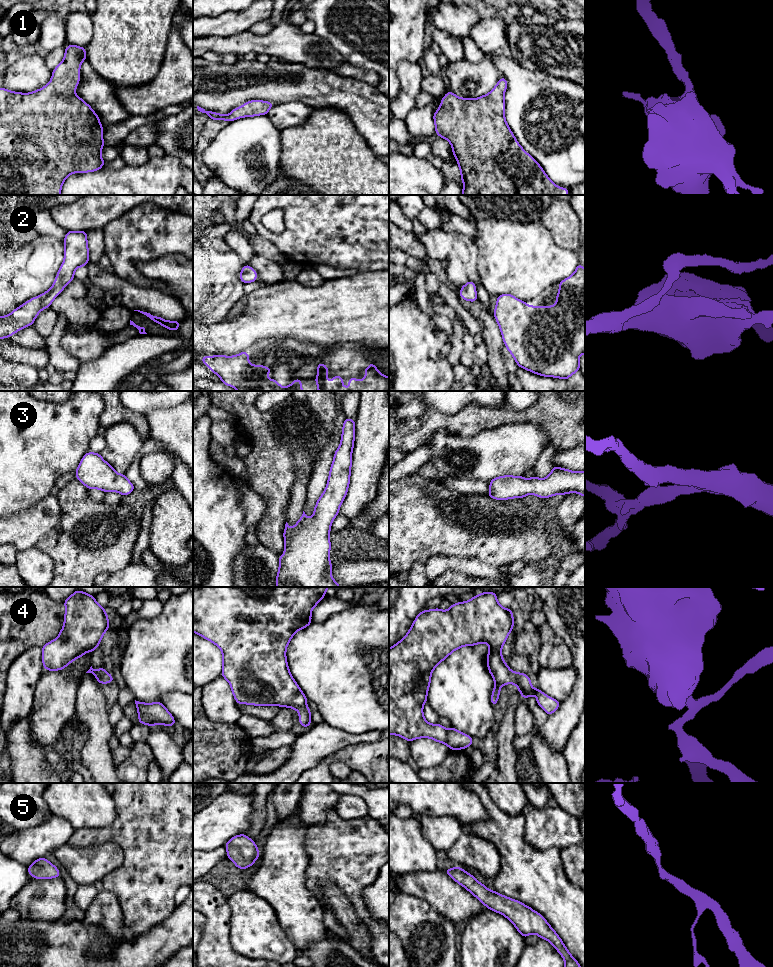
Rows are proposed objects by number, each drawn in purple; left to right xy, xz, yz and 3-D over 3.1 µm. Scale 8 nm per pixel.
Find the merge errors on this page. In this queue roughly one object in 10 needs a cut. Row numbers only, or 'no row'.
no row

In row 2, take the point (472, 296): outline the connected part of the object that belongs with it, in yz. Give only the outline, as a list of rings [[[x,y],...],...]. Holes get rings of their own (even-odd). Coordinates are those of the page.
[[[468,281],[460,288],[460,297],[464,300],[475,302],[477,301],[476,285],[473,281]]]

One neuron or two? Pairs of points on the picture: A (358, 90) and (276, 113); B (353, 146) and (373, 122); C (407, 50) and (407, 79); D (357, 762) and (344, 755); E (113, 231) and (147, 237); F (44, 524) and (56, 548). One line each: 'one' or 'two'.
A: two
B: two
C: two
D: one
E: one
F: two

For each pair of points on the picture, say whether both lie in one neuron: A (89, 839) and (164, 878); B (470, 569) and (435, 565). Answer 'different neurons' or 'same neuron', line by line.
A: same neuron
B: same neuron

